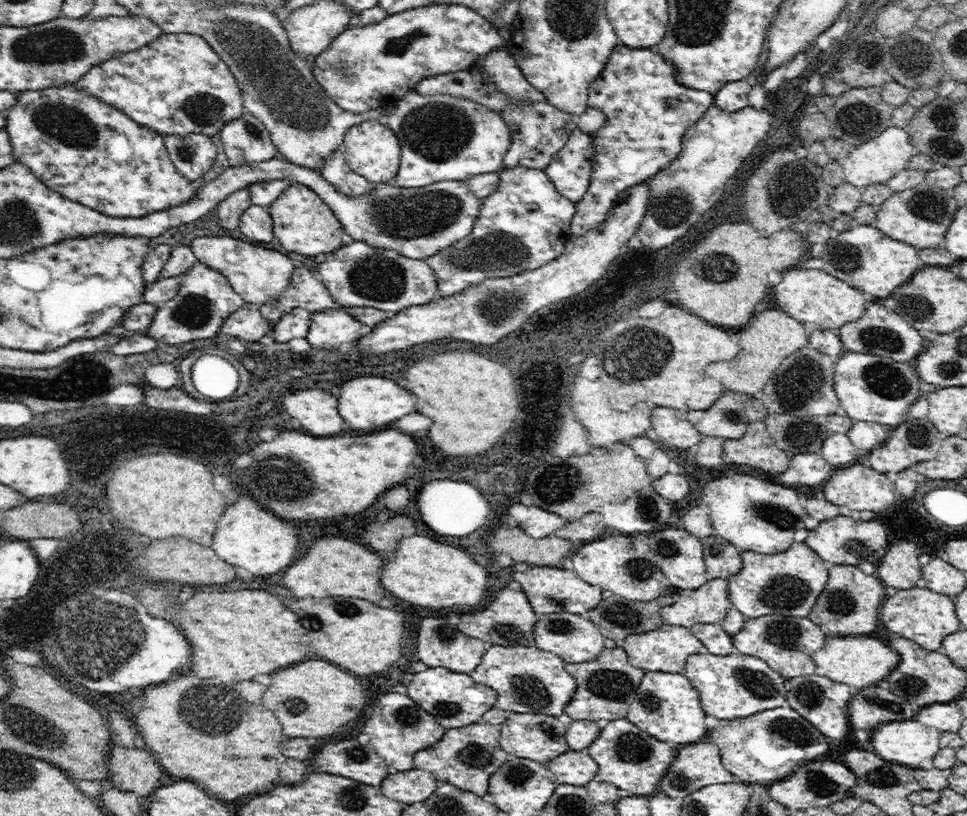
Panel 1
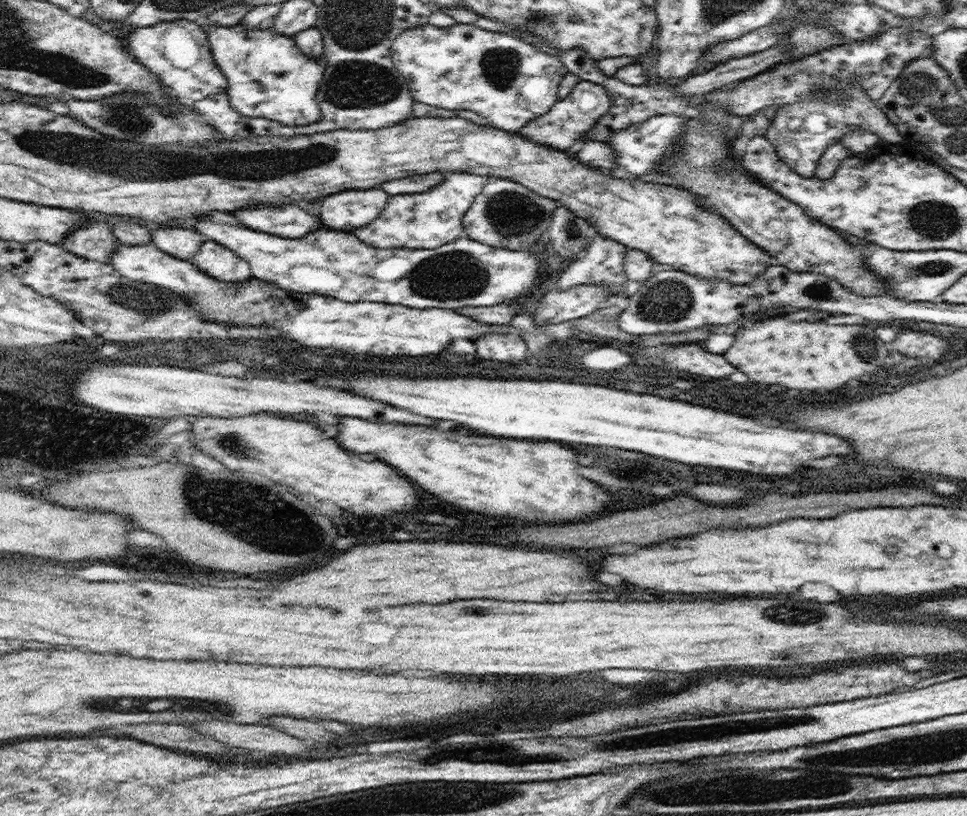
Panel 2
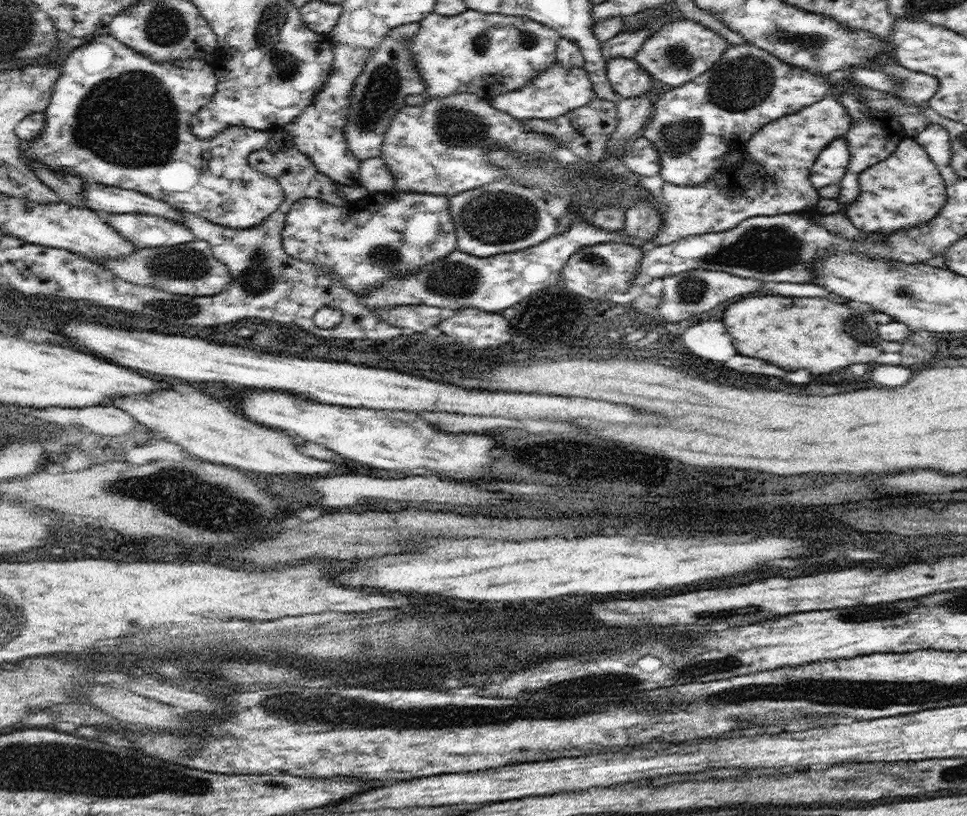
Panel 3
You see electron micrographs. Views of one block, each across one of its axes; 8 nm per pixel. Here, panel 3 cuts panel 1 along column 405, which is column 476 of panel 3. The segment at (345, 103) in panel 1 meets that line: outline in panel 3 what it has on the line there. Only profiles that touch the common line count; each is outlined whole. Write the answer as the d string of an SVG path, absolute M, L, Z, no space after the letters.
M469 9L454 16L442 16L432 11L420 24L415 38L408 41L408 50L412 52L410 58L414 60L420 78L428 86L425 93L427 97L444 98L450 94L468 93L478 94L484 100L491 101L494 96L504 92L520 90L554 64L554 60L557 60L557 45L561 40L554 28L526 16L502 16Z

